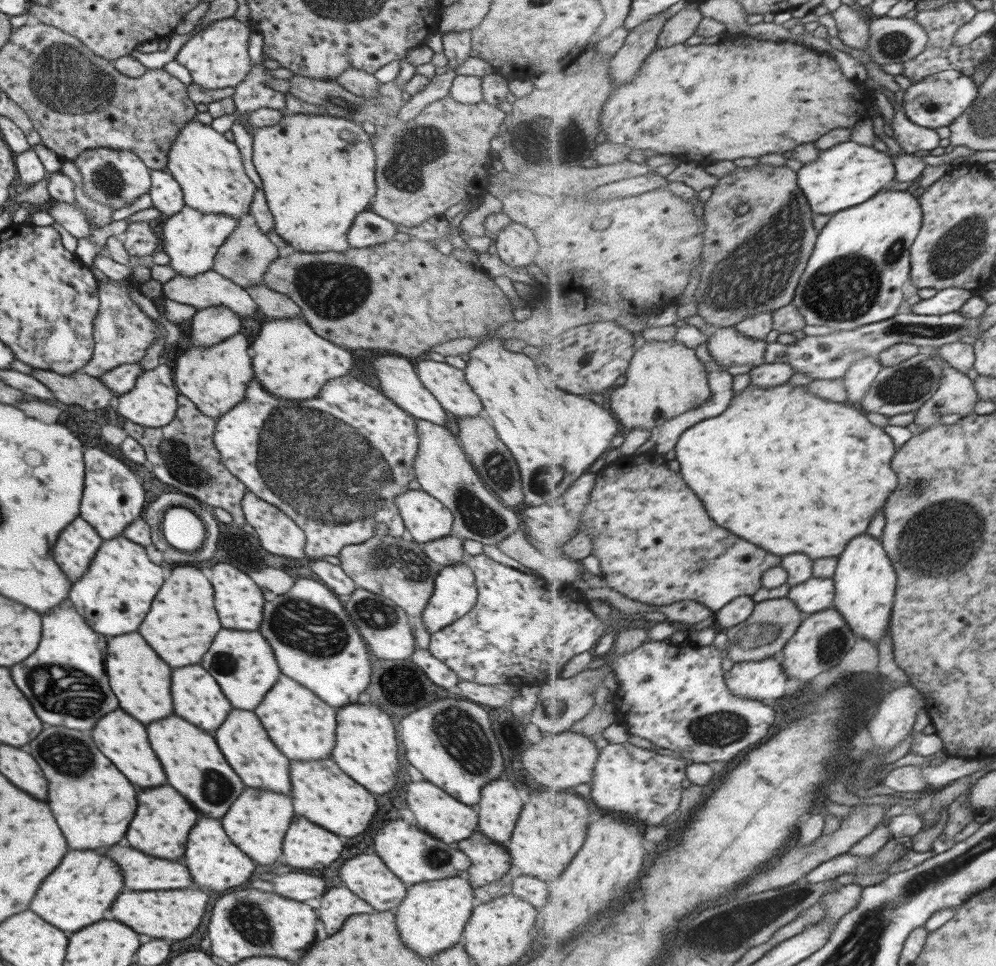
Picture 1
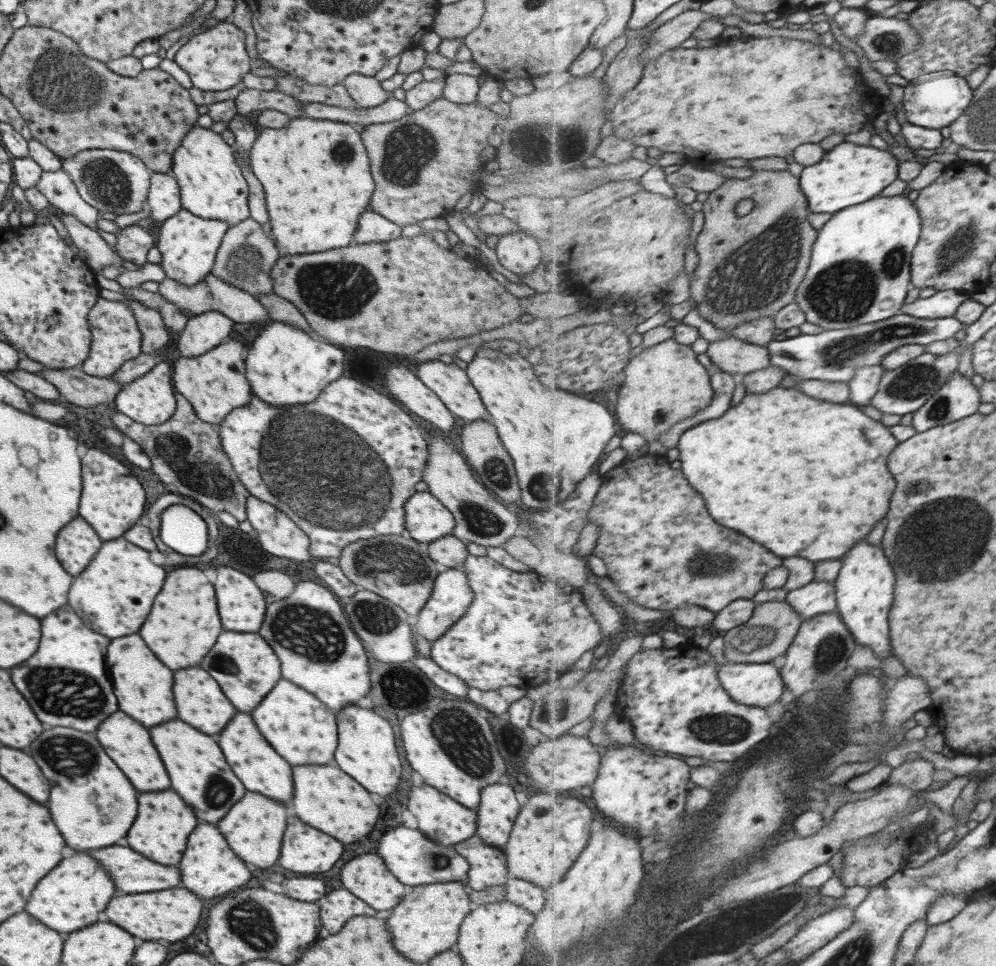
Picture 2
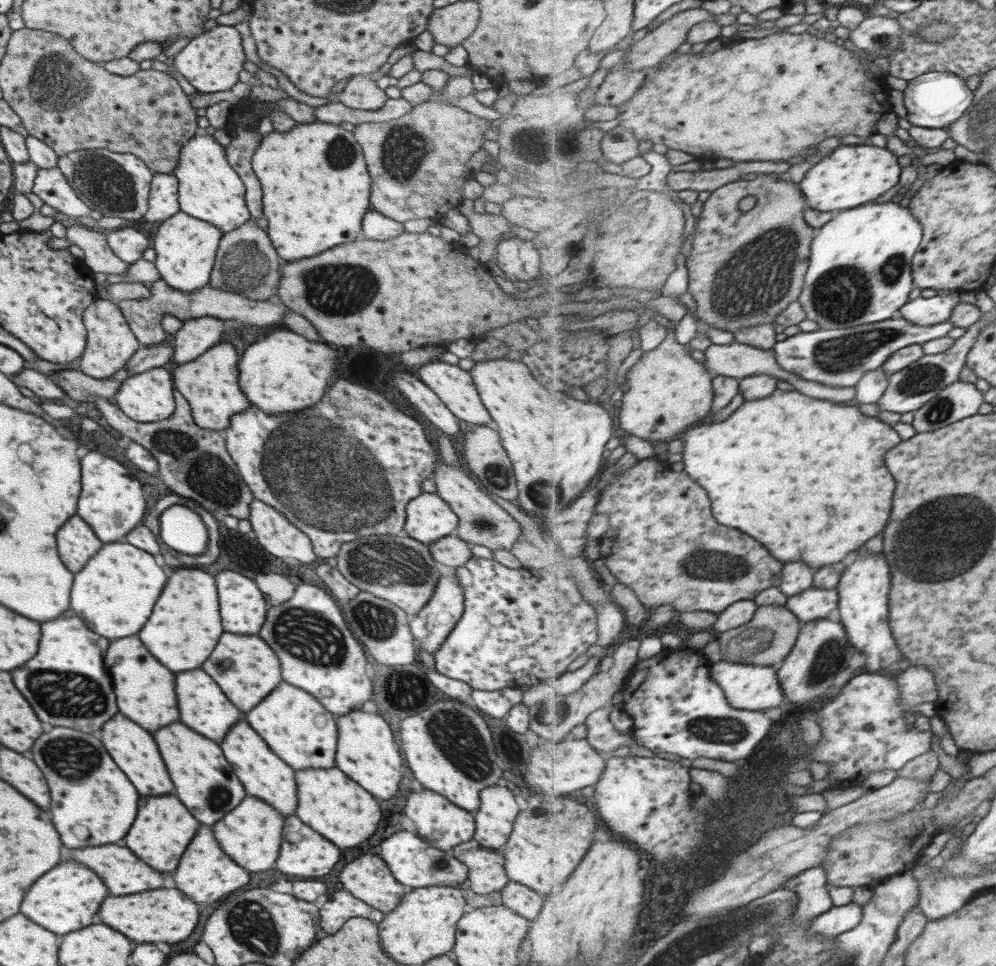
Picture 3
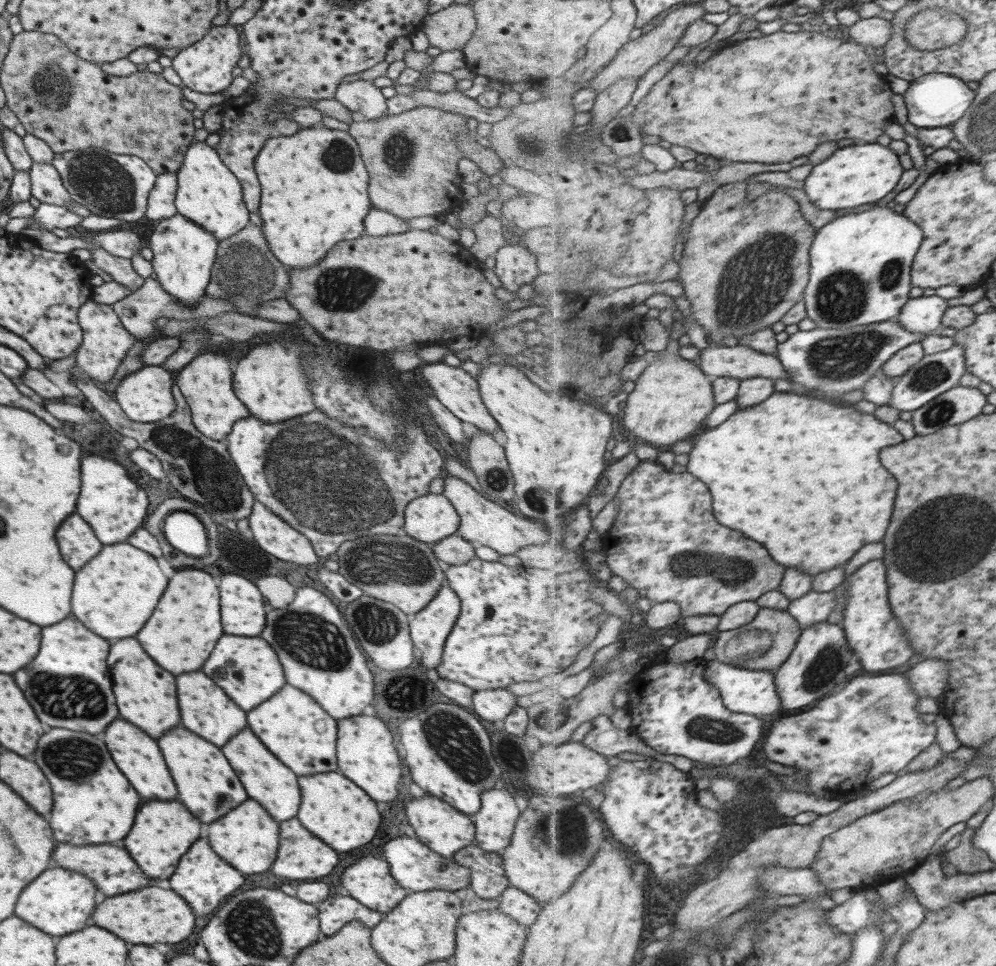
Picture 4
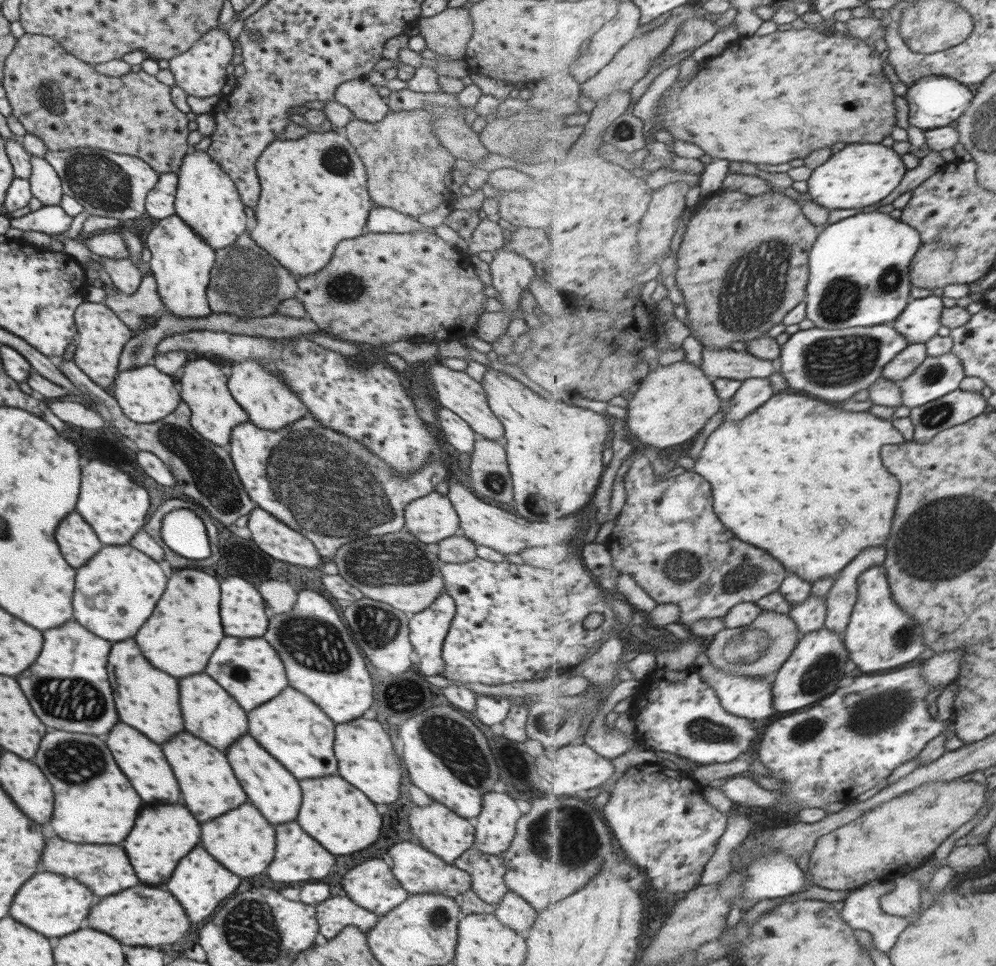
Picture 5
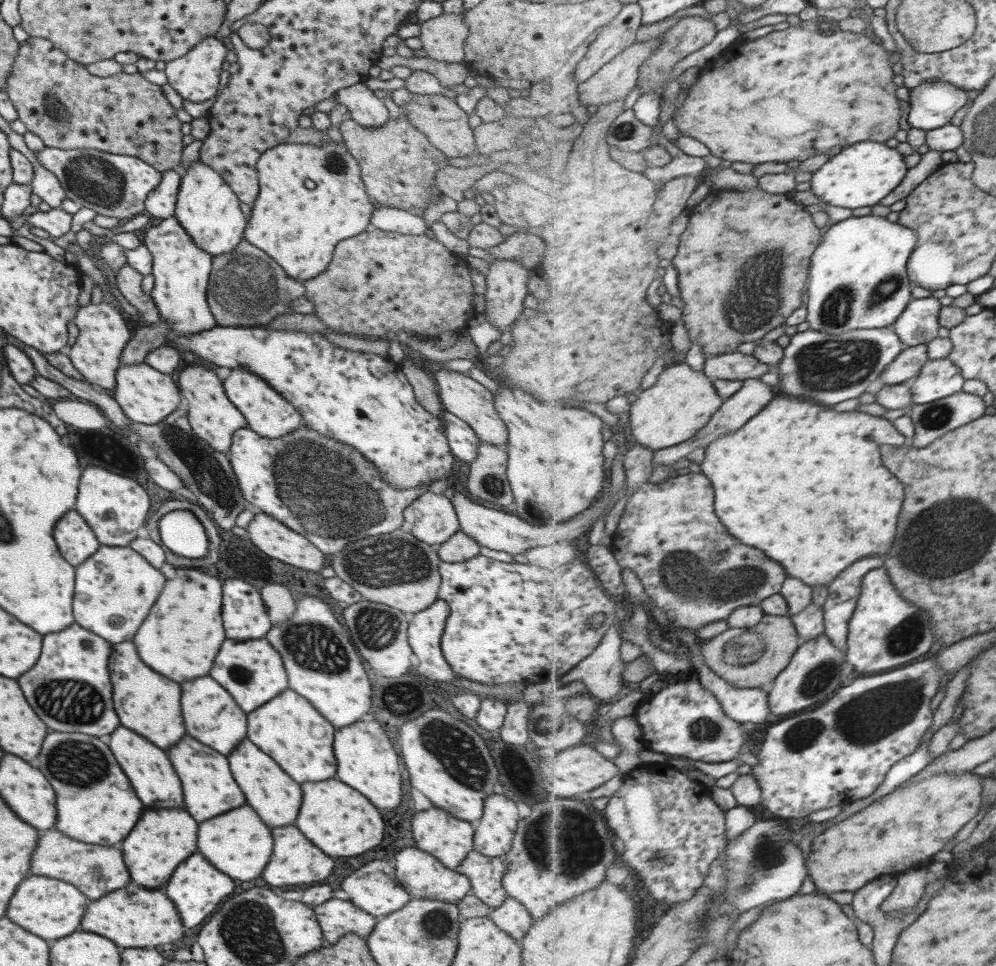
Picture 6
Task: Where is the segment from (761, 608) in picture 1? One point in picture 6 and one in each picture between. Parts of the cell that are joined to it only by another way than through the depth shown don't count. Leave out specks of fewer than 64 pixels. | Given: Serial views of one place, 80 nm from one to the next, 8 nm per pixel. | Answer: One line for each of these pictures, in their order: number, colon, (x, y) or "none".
2: (767, 636)
3: (769, 638)
4: (766, 643)
5: (759, 650)
6: (750, 657)

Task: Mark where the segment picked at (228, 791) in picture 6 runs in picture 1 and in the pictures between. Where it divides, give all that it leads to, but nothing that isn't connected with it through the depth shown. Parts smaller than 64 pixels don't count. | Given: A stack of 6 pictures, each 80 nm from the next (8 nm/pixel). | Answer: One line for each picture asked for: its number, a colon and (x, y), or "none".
1: (192, 763)
2: (198, 773)
3: (204, 783)
4: (203, 778)
5: (204, 777)

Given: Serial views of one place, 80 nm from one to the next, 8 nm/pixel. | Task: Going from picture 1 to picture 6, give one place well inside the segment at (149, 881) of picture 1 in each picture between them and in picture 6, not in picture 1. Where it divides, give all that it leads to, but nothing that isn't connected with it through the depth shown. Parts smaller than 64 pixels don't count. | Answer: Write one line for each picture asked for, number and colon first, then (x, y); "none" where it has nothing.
2: (131, 873)
3: (121, 872)
4: (110, 868)
5: (105, 870)
6: (95, 870)

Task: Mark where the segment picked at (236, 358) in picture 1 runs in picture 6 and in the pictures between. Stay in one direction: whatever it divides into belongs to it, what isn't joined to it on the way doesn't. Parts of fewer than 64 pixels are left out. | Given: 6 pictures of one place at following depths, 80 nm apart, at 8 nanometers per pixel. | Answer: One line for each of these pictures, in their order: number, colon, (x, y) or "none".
2: (214, 383)
3: (208, 383)
4: (205, 383)
5: (201, 386)
6: (213, 419)

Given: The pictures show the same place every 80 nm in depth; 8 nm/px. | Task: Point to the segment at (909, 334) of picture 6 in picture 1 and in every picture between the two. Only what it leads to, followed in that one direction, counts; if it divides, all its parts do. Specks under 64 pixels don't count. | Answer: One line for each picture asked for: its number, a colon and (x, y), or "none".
1: (946, 301)
2: (943, 304)
3: (921, 311)
4: (923, 315)
5: (920, 321)

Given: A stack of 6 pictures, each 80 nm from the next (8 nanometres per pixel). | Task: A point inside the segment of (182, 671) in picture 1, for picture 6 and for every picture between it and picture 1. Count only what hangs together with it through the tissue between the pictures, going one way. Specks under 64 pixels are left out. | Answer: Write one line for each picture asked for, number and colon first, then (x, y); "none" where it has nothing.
2: (198, 701)
3: (201, 706)
4: (205, 710)
5: (208, 713)
6: (210, 716)

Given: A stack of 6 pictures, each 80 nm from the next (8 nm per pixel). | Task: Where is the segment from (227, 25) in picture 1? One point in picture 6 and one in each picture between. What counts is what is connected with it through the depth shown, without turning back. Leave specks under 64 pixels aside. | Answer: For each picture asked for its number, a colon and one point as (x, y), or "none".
2: (215, 59)
3: (210, 62)
4: (205, 66)
5: (199, 71)
6: (195, 76)

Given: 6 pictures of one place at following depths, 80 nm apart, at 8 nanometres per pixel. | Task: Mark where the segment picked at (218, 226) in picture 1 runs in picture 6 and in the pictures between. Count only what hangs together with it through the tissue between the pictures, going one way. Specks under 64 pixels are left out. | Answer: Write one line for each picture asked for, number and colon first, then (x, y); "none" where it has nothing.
2: (187, 243)
3: (185, 247)
4: (183, 252)
5: (180, 262)
6: (180, 269)

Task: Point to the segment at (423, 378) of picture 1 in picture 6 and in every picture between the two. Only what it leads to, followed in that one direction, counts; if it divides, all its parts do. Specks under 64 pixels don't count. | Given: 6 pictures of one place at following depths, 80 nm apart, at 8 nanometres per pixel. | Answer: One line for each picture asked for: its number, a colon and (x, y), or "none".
2: (450, 383)
3: (454, 387)
4: (457, 391)
5: (454, 390)
6: (460, 395)

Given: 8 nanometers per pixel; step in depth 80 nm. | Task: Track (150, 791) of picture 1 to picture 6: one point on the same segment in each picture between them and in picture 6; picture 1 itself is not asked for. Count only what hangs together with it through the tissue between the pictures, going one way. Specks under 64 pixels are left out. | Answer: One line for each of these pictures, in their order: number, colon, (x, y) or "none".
2: (163, 822)
3: (162, 828)
4: (162, 831)
5: (161, 834)
6: (161, 838)

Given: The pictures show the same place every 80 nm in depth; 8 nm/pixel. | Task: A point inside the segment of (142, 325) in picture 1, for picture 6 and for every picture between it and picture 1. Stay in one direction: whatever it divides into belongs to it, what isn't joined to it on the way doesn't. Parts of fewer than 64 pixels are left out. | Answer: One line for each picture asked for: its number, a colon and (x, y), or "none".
2: (115, 338)
3: (109, 343)
4: (104, 341)
5: (101, 334)
6: (102, 334)

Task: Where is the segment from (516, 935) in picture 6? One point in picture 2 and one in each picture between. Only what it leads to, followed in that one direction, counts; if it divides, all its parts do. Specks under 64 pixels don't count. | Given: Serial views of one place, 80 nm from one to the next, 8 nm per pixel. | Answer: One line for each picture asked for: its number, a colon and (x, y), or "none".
2: (524, 894)
3: (526, 902)
4: (521, 907)
5: (513, 911)

